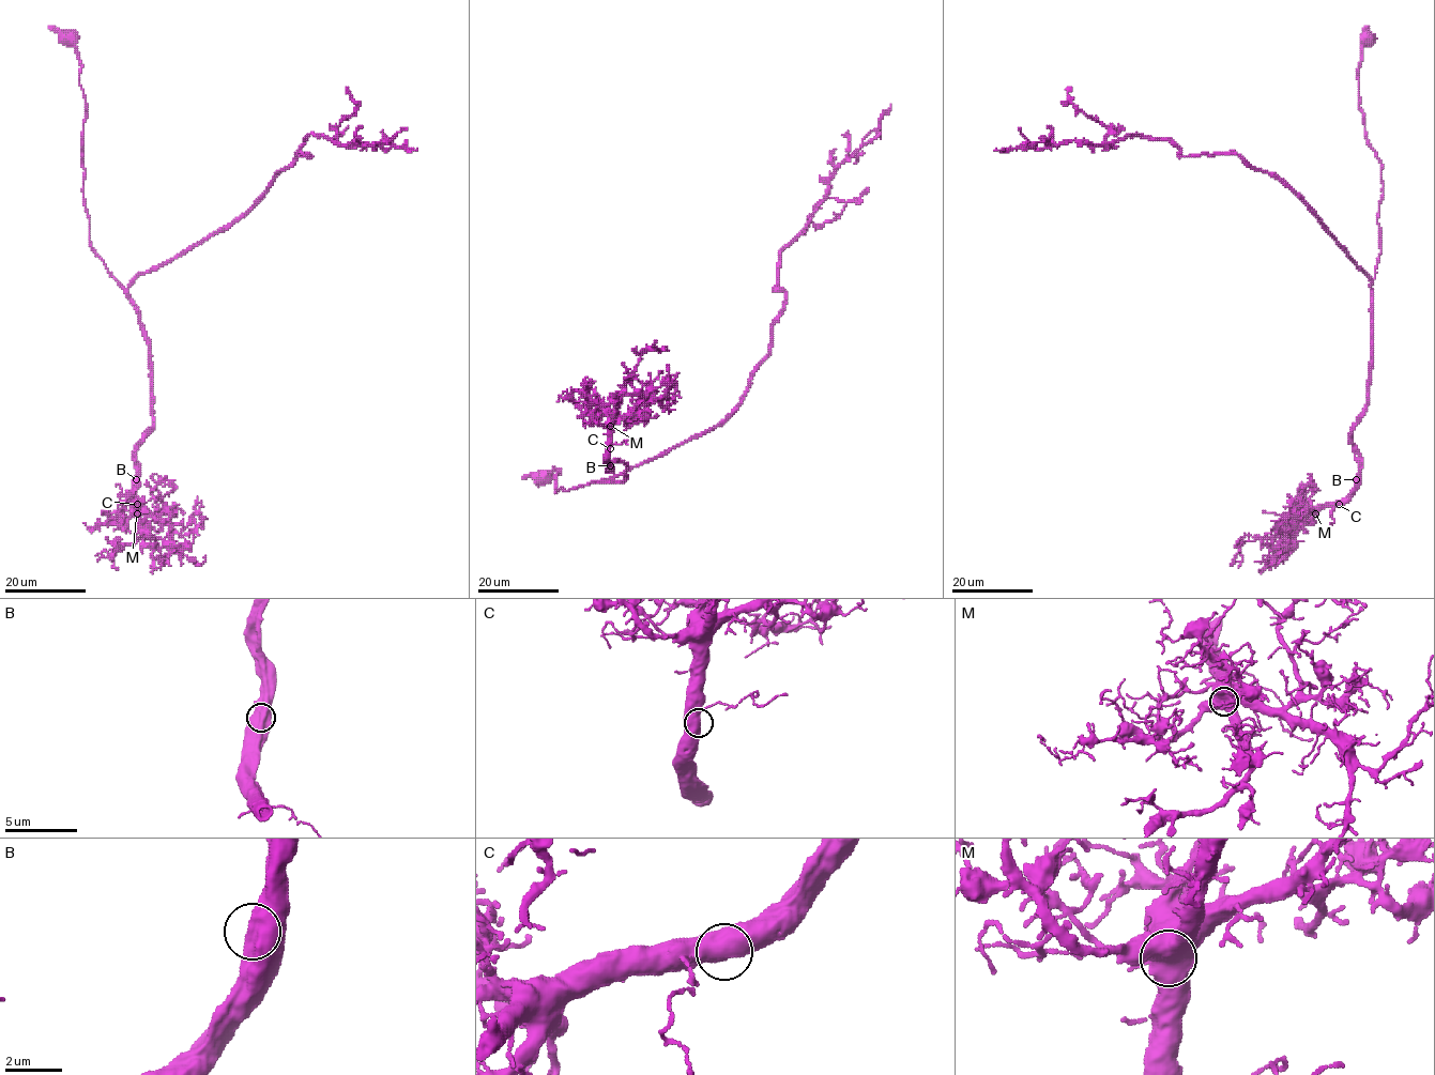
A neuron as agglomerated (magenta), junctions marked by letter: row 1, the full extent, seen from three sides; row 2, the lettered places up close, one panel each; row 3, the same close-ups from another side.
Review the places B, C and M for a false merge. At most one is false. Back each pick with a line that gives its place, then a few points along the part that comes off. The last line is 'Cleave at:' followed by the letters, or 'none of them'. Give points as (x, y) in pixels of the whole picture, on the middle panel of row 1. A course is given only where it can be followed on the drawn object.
Cleave at: none of them

